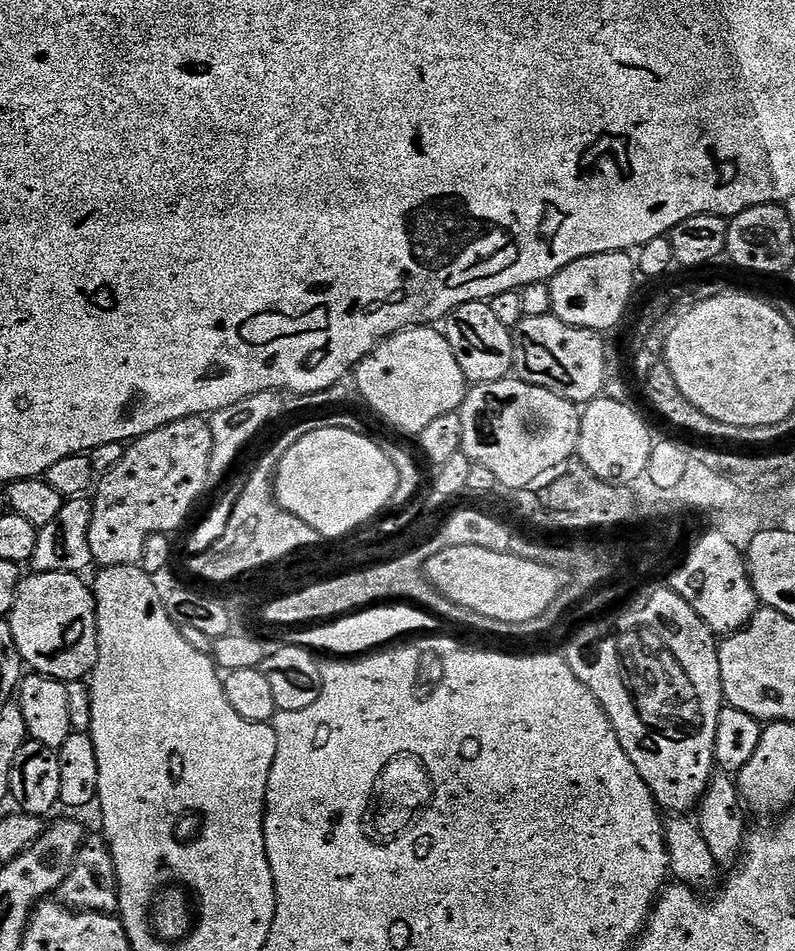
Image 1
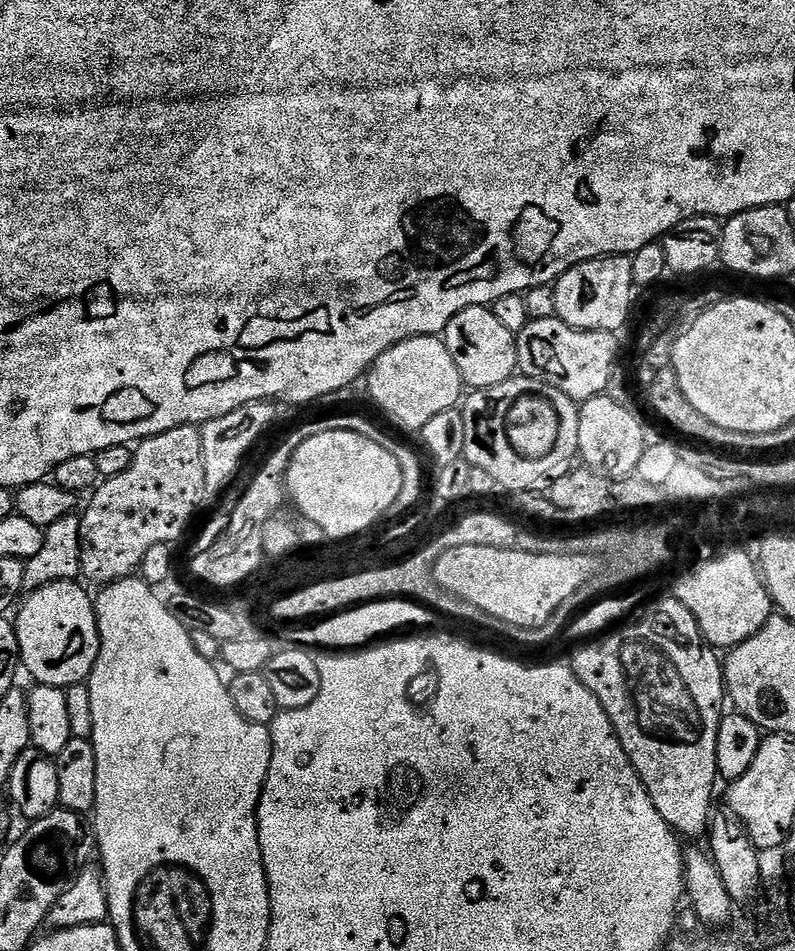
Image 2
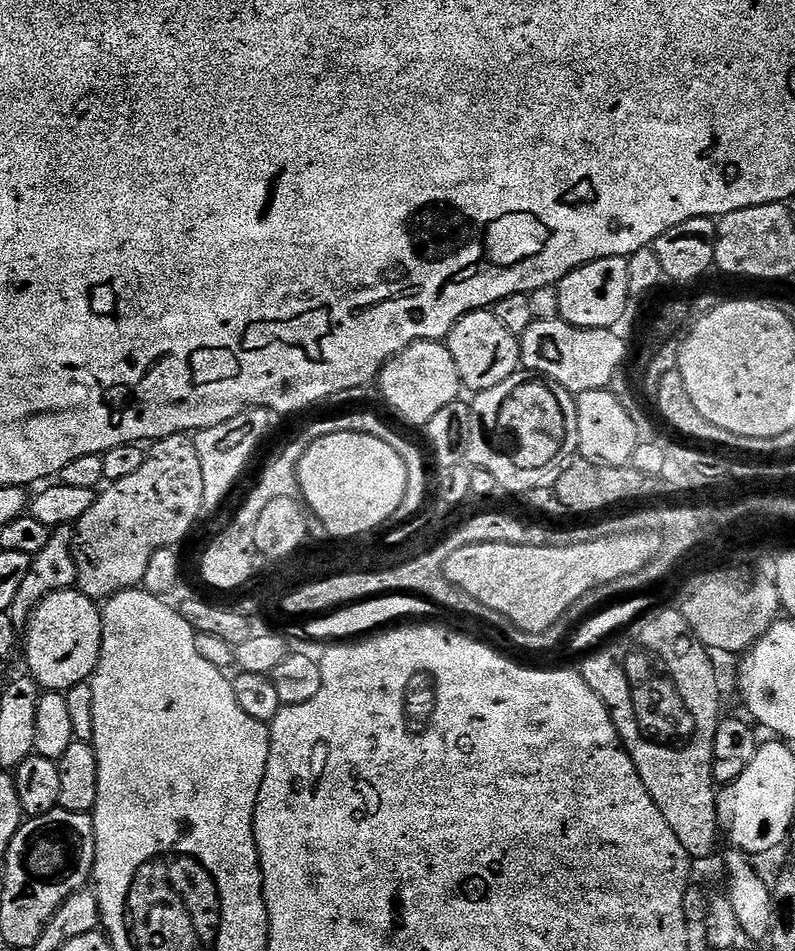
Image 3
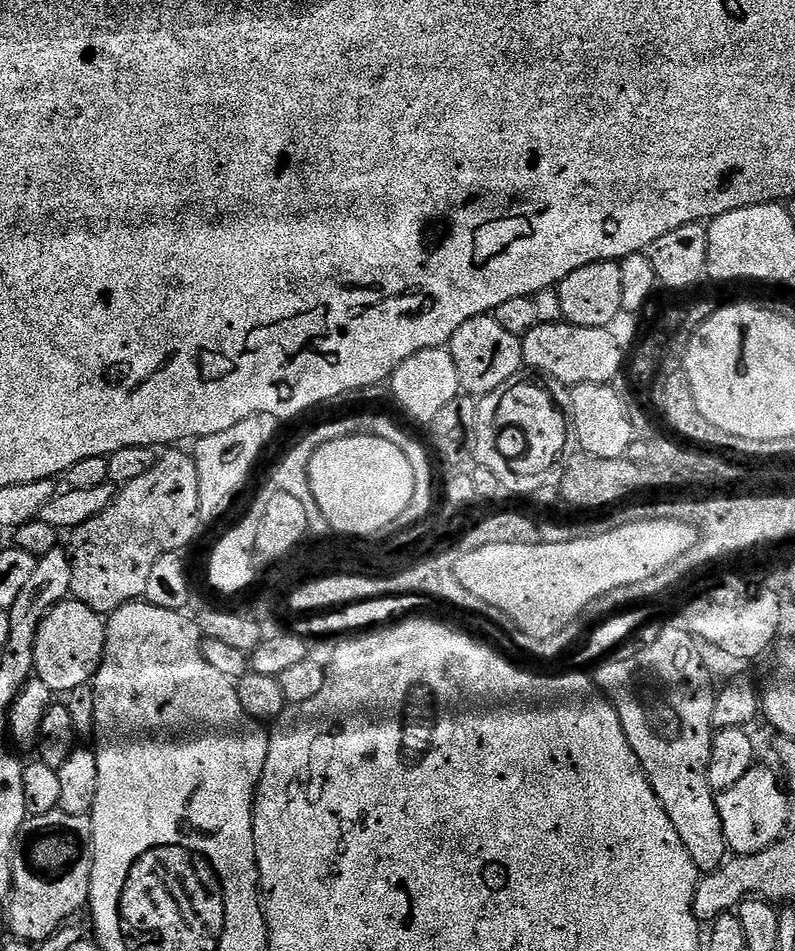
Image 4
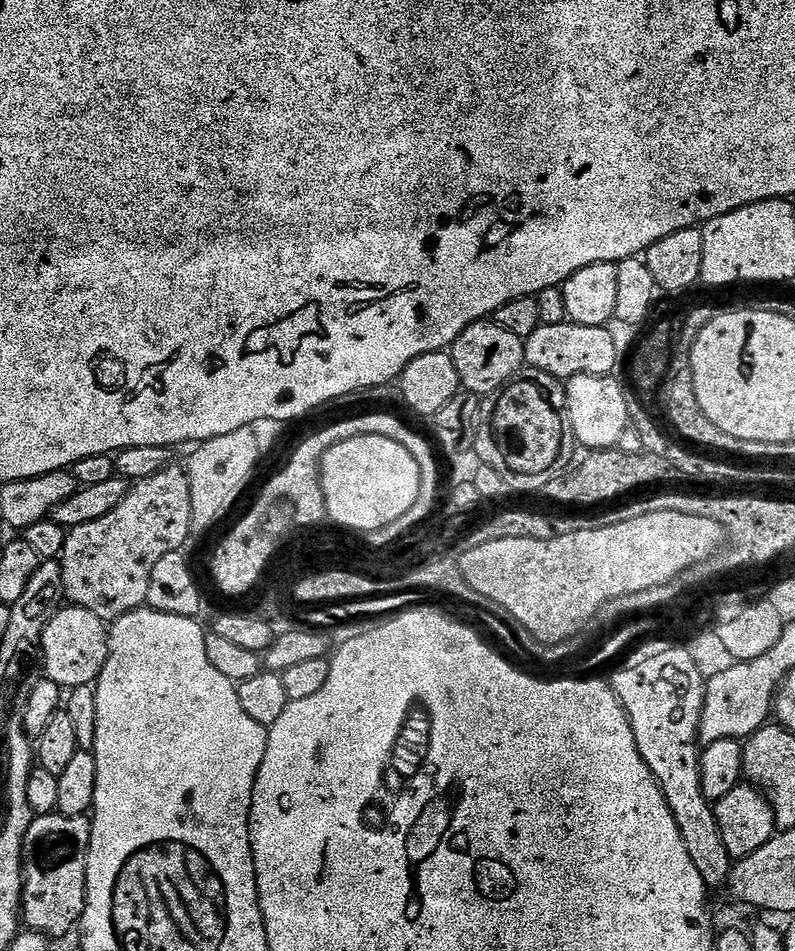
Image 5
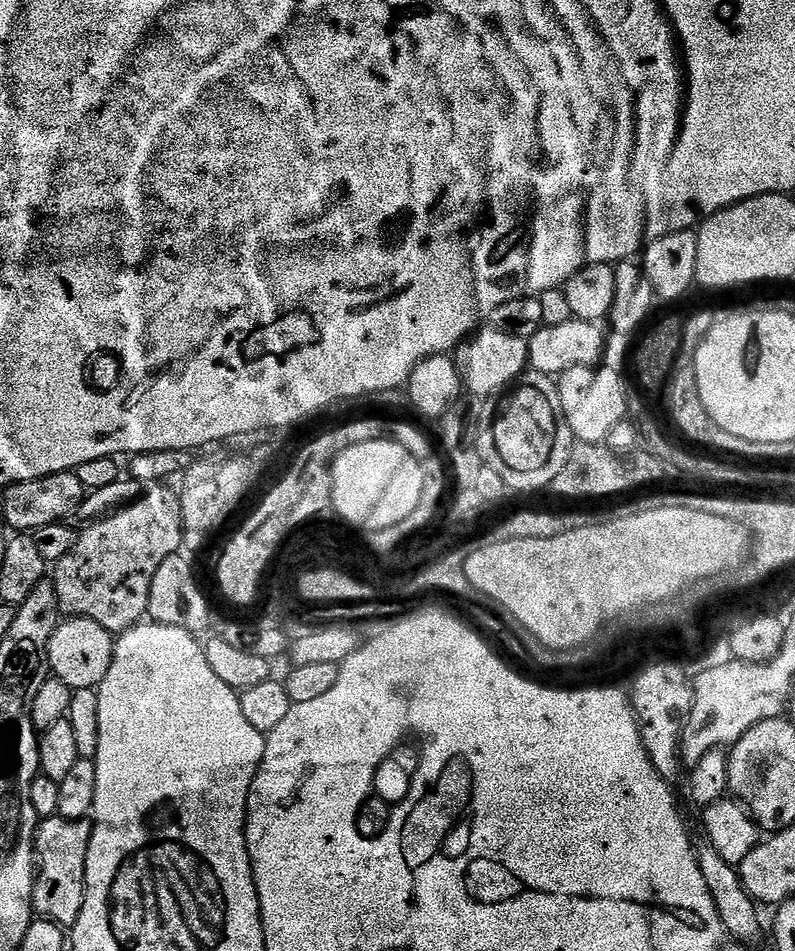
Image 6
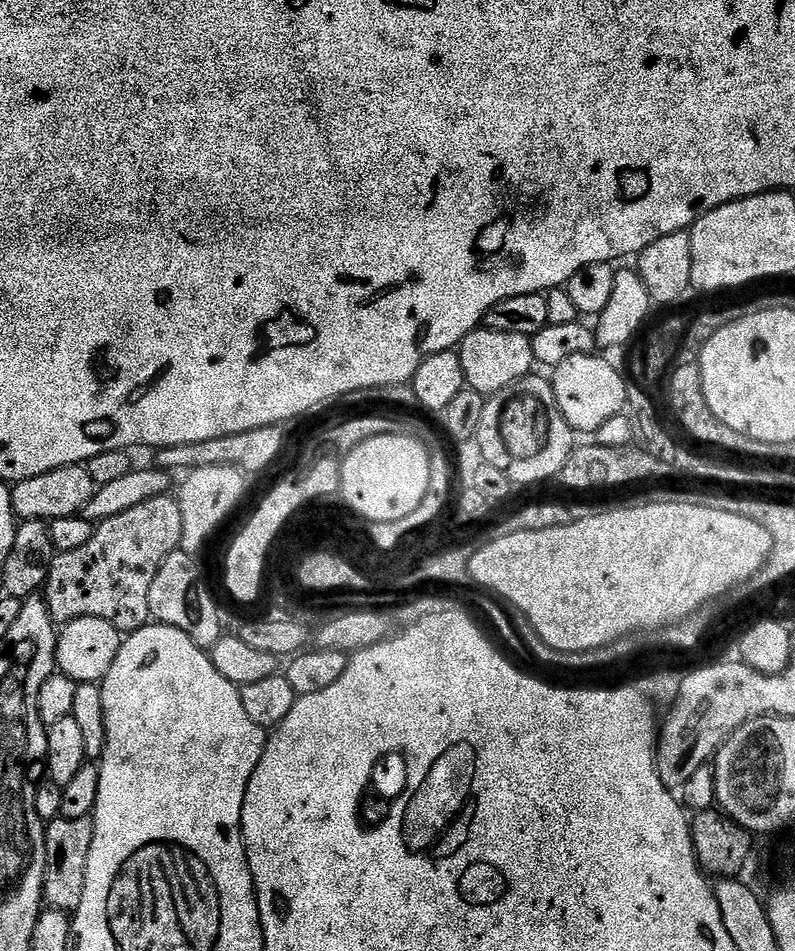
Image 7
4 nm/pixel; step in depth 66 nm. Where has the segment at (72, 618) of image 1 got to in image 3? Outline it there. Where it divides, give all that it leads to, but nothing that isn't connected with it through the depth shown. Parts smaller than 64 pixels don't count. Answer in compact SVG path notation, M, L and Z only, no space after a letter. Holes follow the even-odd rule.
M75 587L51 592L33 610L22 636L22 654L24 650L24 656L28 659L27 671L41 689L65 693L69 688L91 681L96 663L100 661L102 646L100 613L97 601Z

